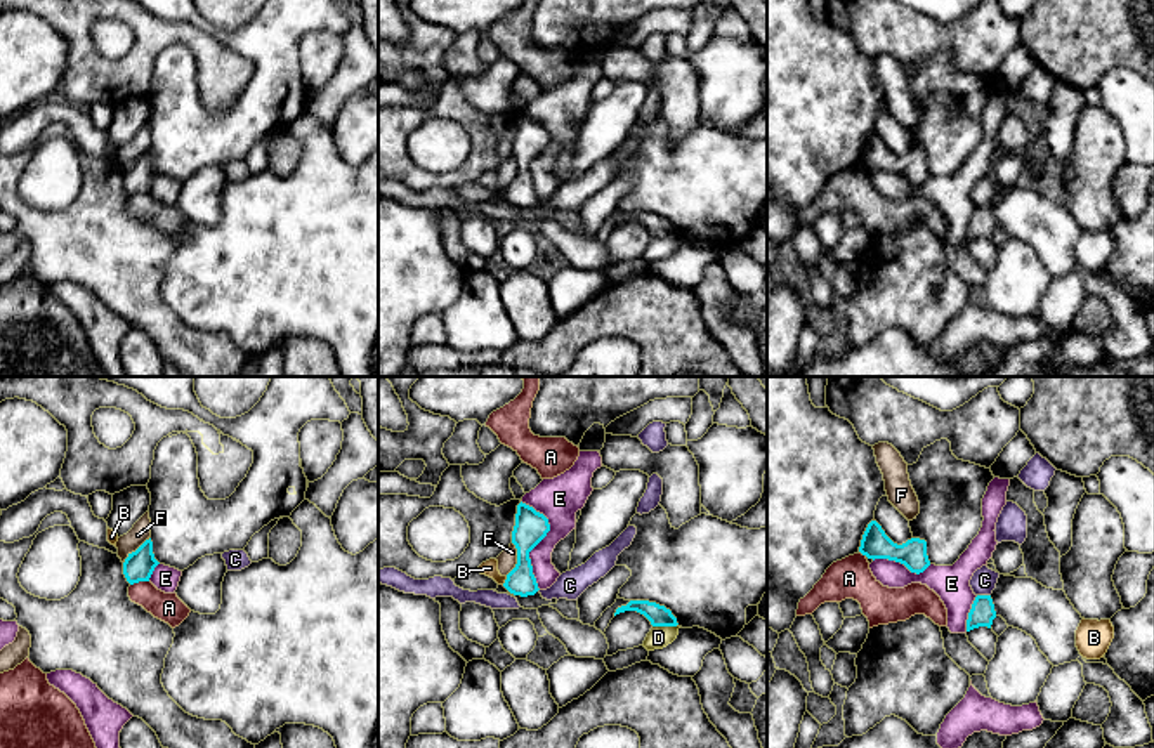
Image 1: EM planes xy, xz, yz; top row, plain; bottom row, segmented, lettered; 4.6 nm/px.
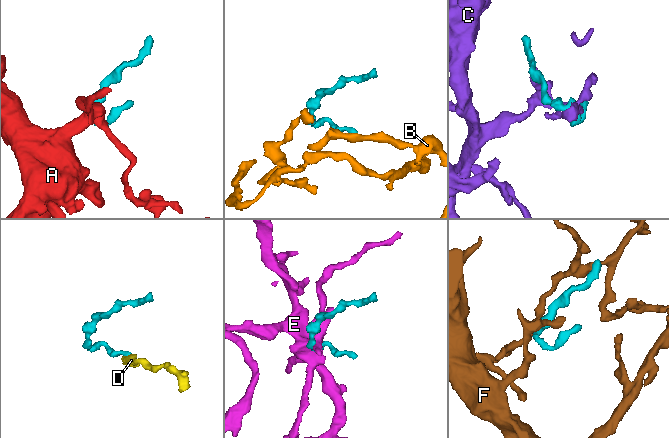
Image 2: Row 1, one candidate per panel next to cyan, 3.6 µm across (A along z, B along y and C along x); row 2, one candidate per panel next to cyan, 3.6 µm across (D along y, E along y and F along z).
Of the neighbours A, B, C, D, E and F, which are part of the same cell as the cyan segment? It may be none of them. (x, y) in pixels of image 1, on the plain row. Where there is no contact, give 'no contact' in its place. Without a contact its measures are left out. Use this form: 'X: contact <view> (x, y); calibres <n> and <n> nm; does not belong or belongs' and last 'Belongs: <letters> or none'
A: contact xy (139, 191); calibres 140 and 140 nm; does not belong
B: contact xz (505, 191); calibres 140 and 80 nm; does not belong
C: contact yz (984, 207); calibres 120 and 120 nm; does not belong
D: contact xz (665, 236); calibres 100 and 100 nm; does not belong
E: contact xz (540, 151); calibres 150 and 200 nm; does not belong
F: contact xz (517, 170); calibres 150 and 90 nm; does not belong
Belongs: none

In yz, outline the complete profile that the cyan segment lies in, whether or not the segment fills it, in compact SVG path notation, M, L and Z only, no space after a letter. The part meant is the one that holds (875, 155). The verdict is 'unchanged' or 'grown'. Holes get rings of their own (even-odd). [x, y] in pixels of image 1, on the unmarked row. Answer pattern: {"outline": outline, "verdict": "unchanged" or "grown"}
{"outline": "M876 132L862 146L859 163L868 170L888 170L904 175L911 184L923 184L928 177L927 153L911 149L902 156L894 154Z", "verdict": "unchanged"}

